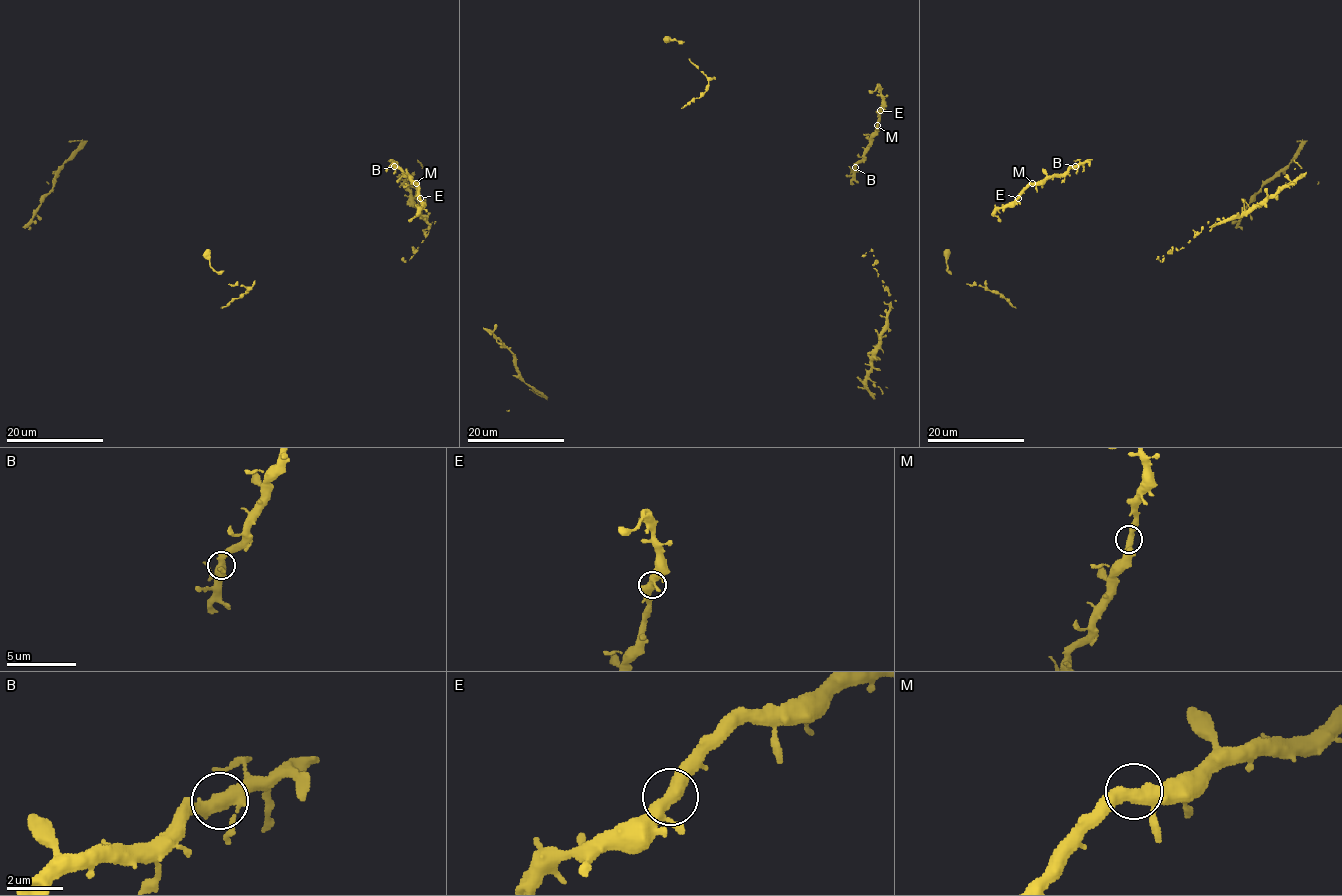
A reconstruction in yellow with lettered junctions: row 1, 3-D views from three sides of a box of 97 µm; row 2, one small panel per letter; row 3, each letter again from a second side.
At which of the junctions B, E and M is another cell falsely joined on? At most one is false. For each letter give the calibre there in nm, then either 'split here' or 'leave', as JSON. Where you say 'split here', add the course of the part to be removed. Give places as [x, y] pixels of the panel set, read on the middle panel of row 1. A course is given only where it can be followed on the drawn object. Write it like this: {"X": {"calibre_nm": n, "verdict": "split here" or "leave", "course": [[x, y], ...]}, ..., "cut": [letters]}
{"B": {"calibre_nm": 400, "verdict": "leave"}, "E": {"calibre_nm": 400, "verdict": "leave"}, "M": {"calibre_nm": 380, "verdict": "leave"}, "cut": []}

